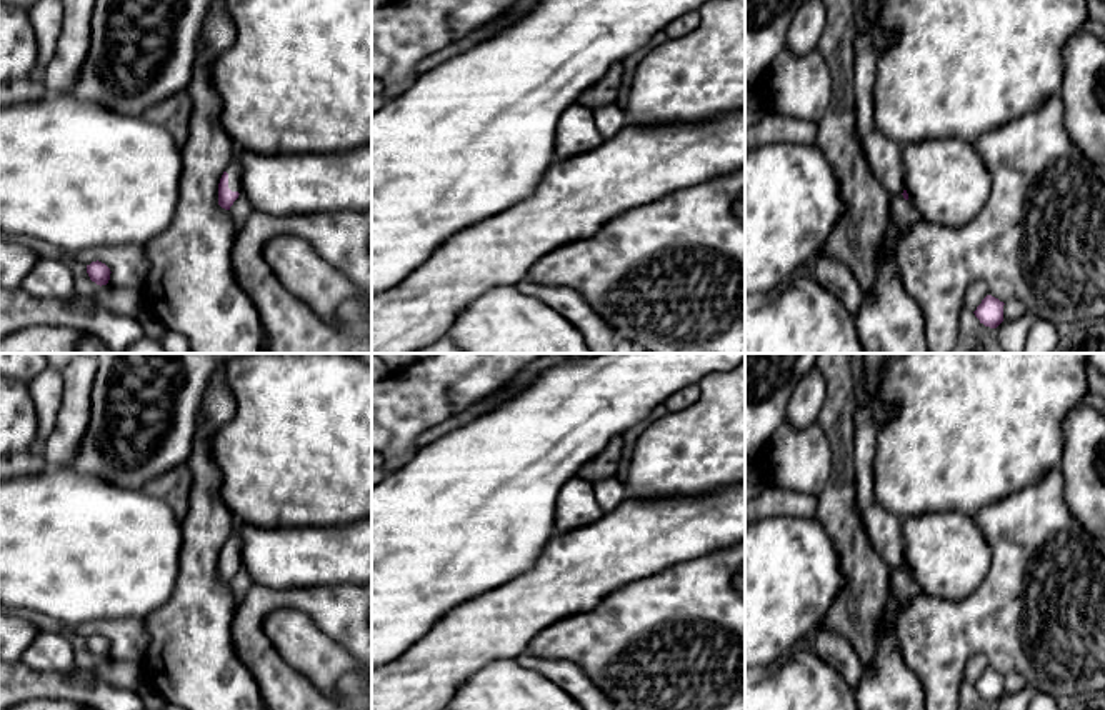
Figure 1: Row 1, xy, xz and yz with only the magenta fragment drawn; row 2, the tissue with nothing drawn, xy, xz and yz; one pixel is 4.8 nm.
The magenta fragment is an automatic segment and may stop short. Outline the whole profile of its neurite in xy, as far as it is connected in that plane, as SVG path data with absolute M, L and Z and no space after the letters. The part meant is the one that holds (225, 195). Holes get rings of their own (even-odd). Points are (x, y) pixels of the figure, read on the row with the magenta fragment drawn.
M235 148L233 157L218 183L218 205L225 210L230 210L233 202L242 193L240 160L237 158L237 152L238 150Z

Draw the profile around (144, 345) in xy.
M143 335L140 340L132 343L123 353L167 353L167 352L160 345L160 342Z

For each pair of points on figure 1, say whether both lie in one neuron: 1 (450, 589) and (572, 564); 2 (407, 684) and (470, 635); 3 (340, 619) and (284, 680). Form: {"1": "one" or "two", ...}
{"1": "two", "2": "one", "3": "one"}

